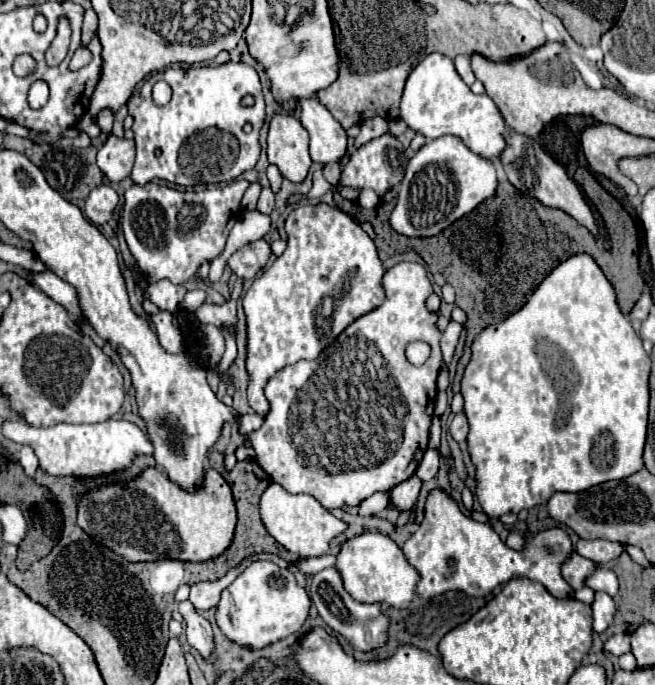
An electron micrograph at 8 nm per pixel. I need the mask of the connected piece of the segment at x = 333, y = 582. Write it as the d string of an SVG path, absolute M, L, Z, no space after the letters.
M328 567L320 573L316 573L312 577L312 583L310 583L310 599L312 603L316 605L320 617L334 629L338 631L342 637L346 637L352 647L360 649L360 651L368 651L368 649L374 649L378 645L382 645L386 639L388 639L388 625L390 625L390 619L380 611L380 605L374 603L374 605L366 605L366 603L358 603L354 601L344 585L342 585L342 579L340 579L340 573L336 567Z

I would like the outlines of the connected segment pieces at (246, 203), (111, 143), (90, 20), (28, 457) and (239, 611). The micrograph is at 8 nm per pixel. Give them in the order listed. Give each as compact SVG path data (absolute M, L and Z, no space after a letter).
M251 183L250 187L246 190L242 198L241 201L242 210L251 211L256 209L258 193L260 193L260 185L255 185L255 183Z
M112 133L106 137L104 147L98 151L98 167L112 181L122 181L130 175L134 165L134 141L120 139Z
M88 9L86 15L84 15L84 25L82 25L82 29L84 29L84 37L90 39L90 33L94 33L96 27L98 27L98 17L96 17L94 9Z
M22 447L18 453L18 463L22 465L22 469L26 471L28 477L34 477L36 469L38 469L38 459L34 455L34 451L30 447Z
M256 561L228 589L224 589L216 609L216 621L222 633L232 641L260 649L300 631L308 611L310 599L306 589L296 585L292 571L282 569L270 561Z

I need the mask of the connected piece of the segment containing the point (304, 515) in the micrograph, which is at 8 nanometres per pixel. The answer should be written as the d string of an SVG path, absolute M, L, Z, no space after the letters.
M272 483L260 499L260 515L268 533L288 551L300 557L320 557L328 551L330 541L348 529L348 523L336 519L310 495L290 495L278 483Z

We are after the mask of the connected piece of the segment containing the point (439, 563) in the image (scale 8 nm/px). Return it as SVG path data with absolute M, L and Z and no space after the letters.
M438 489L430 493L424 521L420 523L418 531L404 543L402 551L410 565L414 565L422 575L418 583L418 595L426 601L448 591L464 591L470 597L486 597L498 585L518 577L542 583L558 599L574 597L574 589L560 573L562 565L574 553L574 543L564 527L542 529L534 537L526 539L526 545L516 551L500 541L490 523L478 523L466 517L460 507Z

